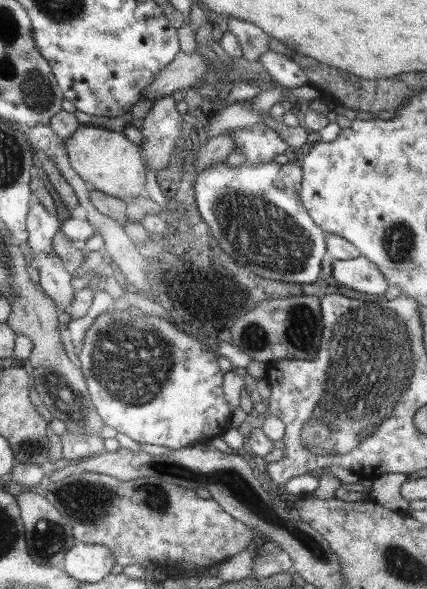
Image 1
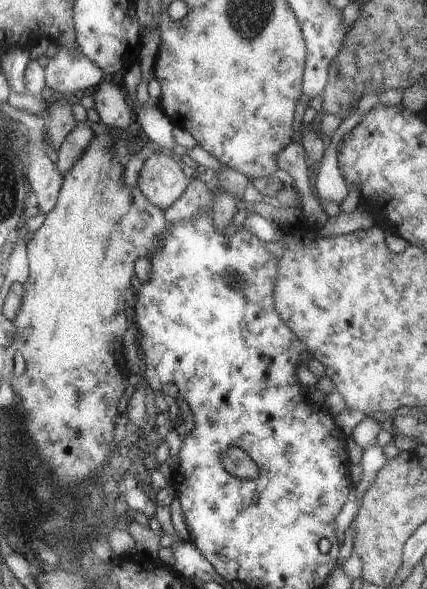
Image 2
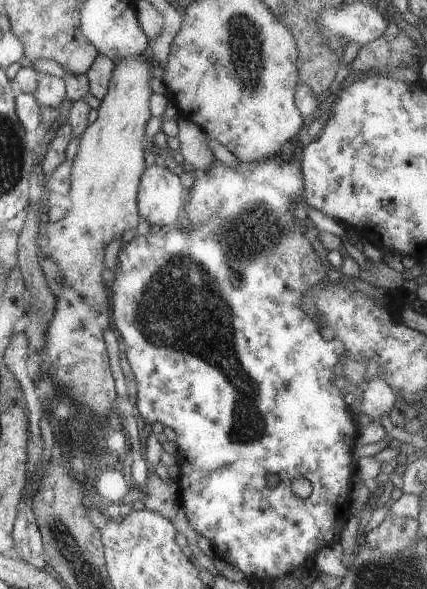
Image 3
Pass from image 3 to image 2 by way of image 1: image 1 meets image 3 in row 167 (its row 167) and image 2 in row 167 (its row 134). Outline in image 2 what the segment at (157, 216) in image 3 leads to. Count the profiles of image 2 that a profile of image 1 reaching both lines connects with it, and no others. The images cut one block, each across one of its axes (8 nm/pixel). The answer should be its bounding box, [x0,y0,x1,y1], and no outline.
[136,150,189,209]

